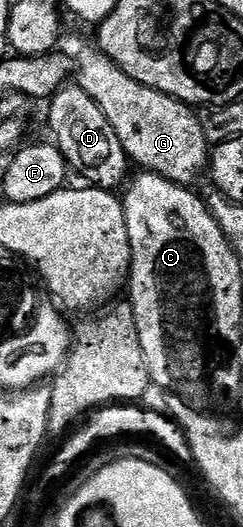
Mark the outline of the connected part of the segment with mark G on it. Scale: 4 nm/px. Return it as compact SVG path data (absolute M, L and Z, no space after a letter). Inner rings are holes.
M67 35L60 44L63 55L74 65L77 87L104 110L104 118L112 122L120 146L139 169L154 172L173 184L194 186L201 176L207 175L212 146L204 138L197 111L176 98L152 90L124 74L103 52L78 36Z

